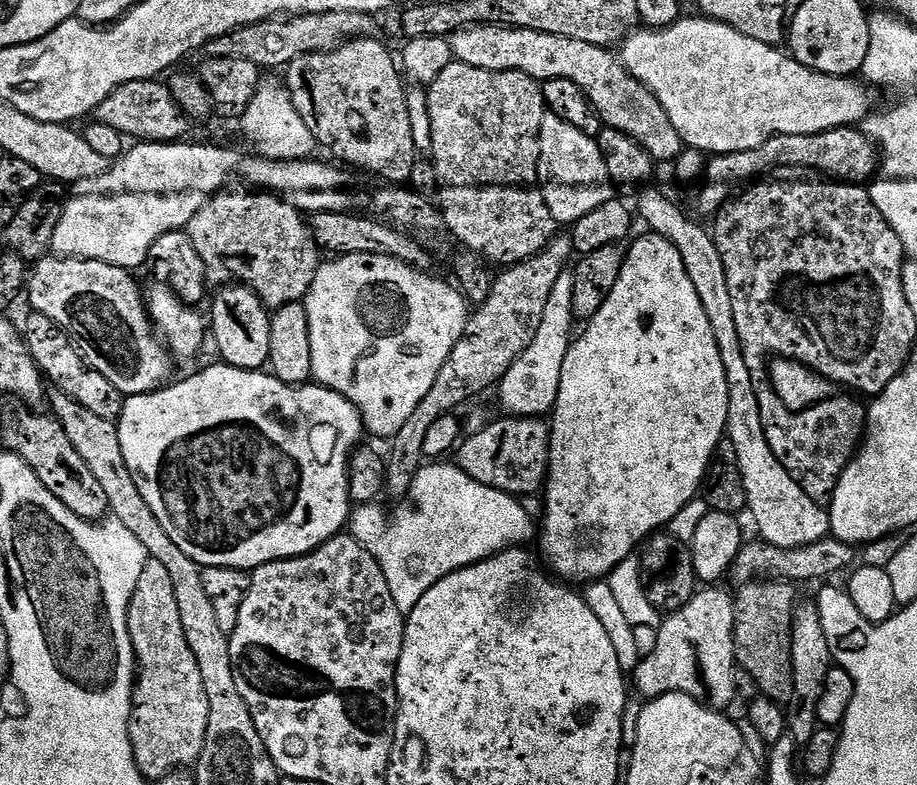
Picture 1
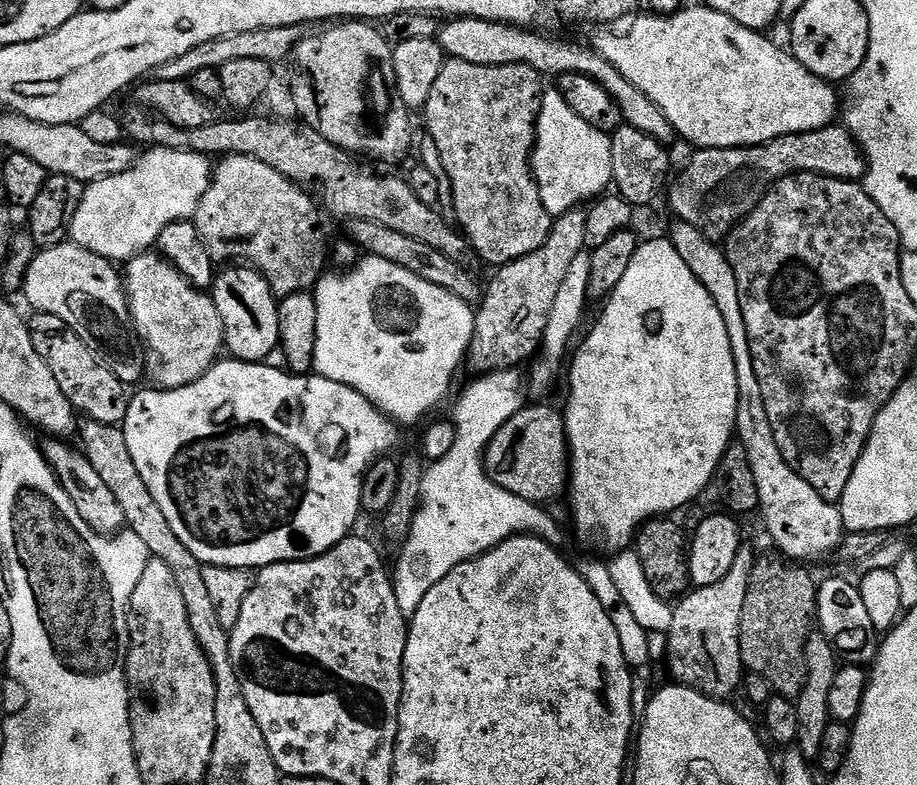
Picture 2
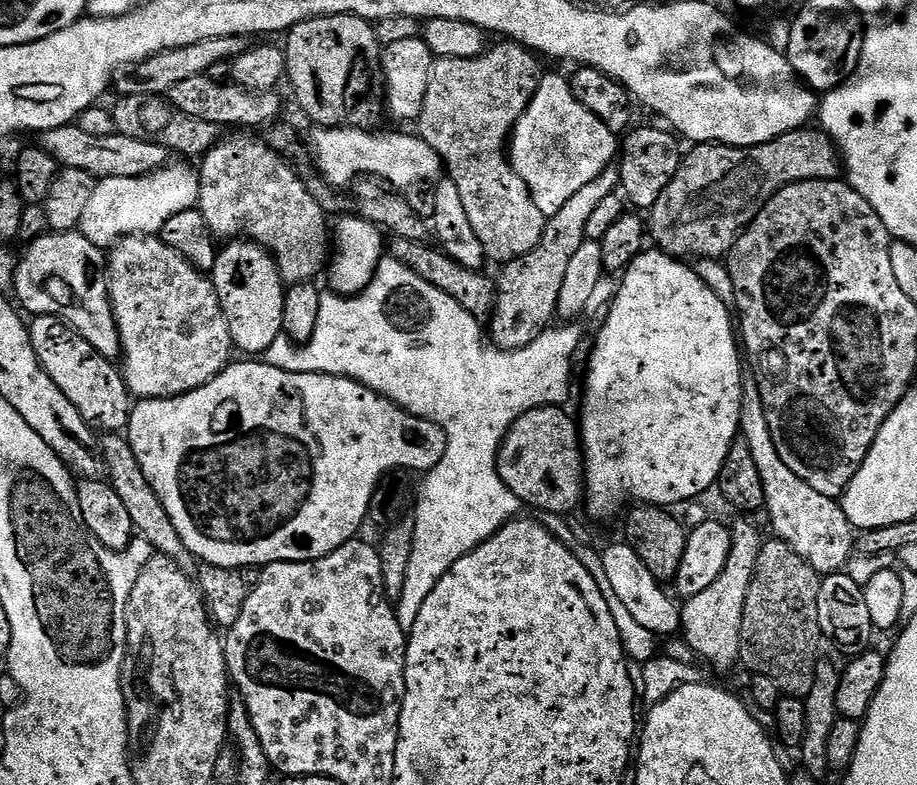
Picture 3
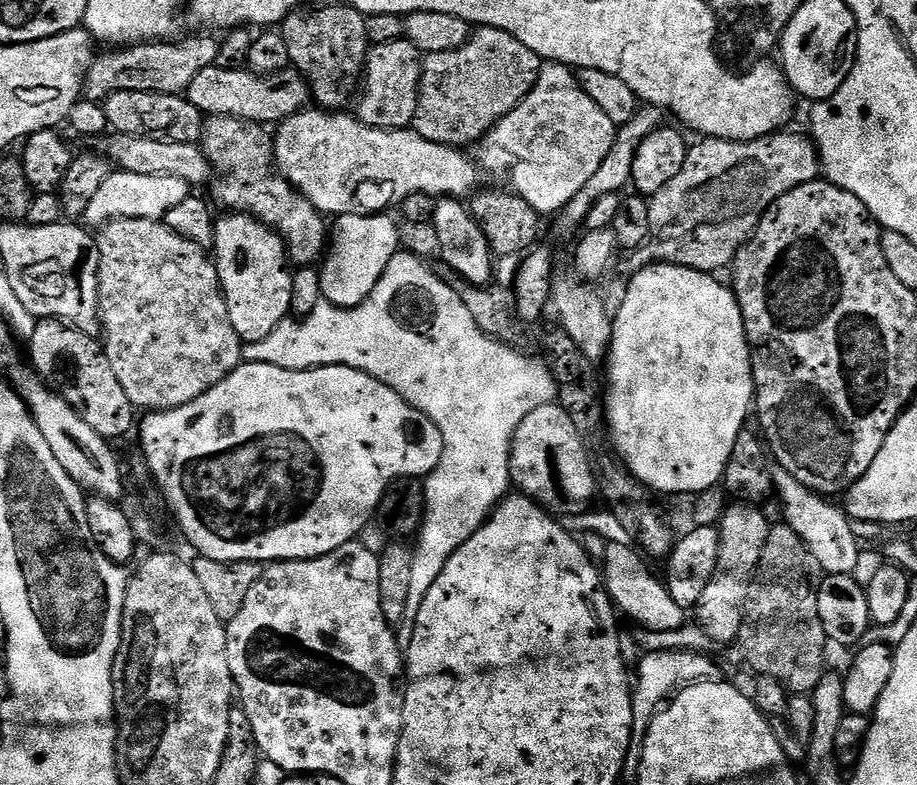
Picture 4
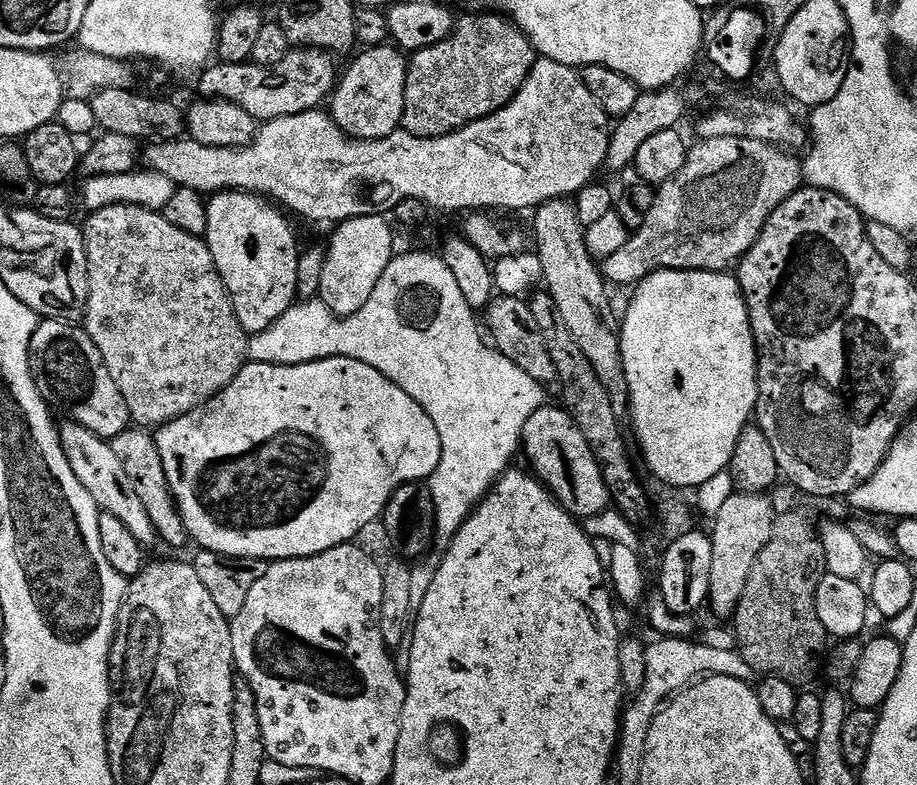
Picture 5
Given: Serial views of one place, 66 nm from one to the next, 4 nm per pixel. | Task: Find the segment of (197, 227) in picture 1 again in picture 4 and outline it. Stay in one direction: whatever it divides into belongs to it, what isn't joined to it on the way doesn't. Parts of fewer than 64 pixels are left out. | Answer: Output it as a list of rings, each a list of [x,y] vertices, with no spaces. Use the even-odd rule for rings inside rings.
[[[209,116],[204,122],[202,147],[204,155],[208,157],[208,163],[219,172],[211,185],[211,199],[217,205],[220,203],[228,212],[242,212],[252,216],[279,233],[286,241],[288,259],[293,265],[312,266],[317,263],[316,259],[319,261],[325,255],[326,241],[330,236],[329,225],[324,225],[325,217],[304,195],[274,171],[274,136],[265,125],[233,116]]]

